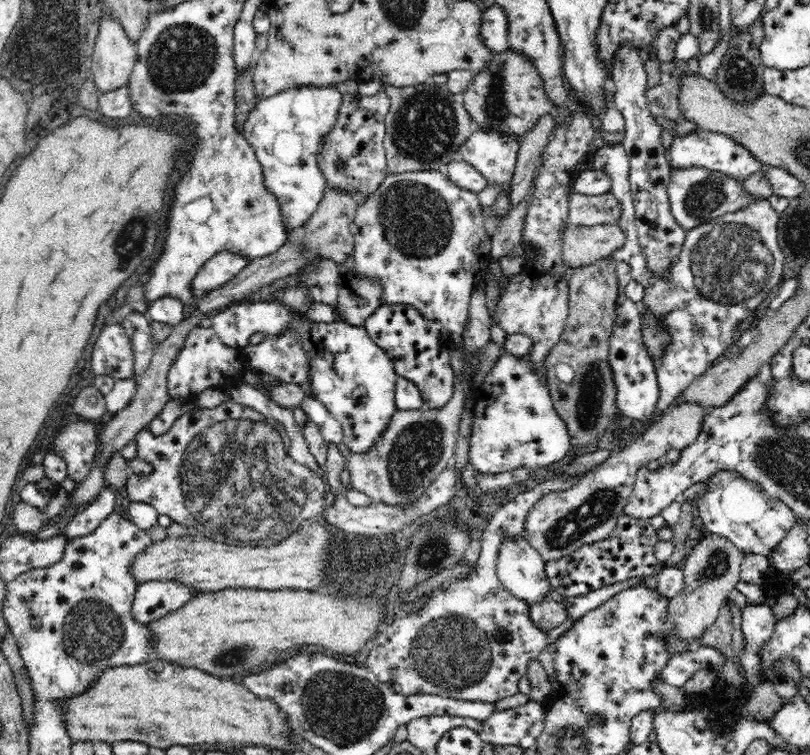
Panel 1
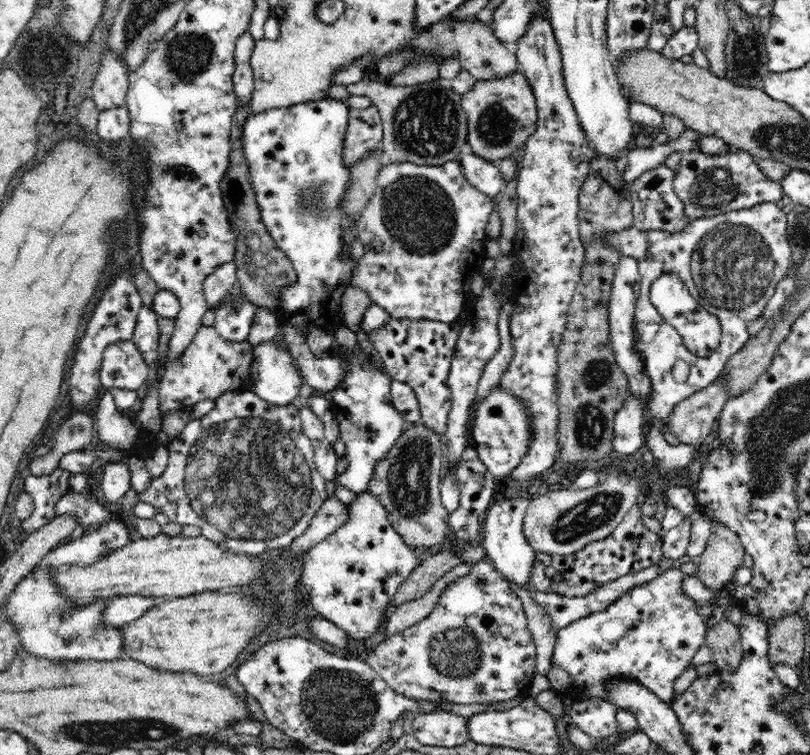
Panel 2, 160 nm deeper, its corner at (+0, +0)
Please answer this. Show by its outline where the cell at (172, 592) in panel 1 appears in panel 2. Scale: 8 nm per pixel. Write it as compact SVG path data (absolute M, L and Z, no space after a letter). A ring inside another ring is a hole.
M130 594L119 597L112 596L110 602L108 602L106 612L104 612L104 617L111 626L119 628L144 616L148 610L154 608L159 601L164 599L158 595Z

